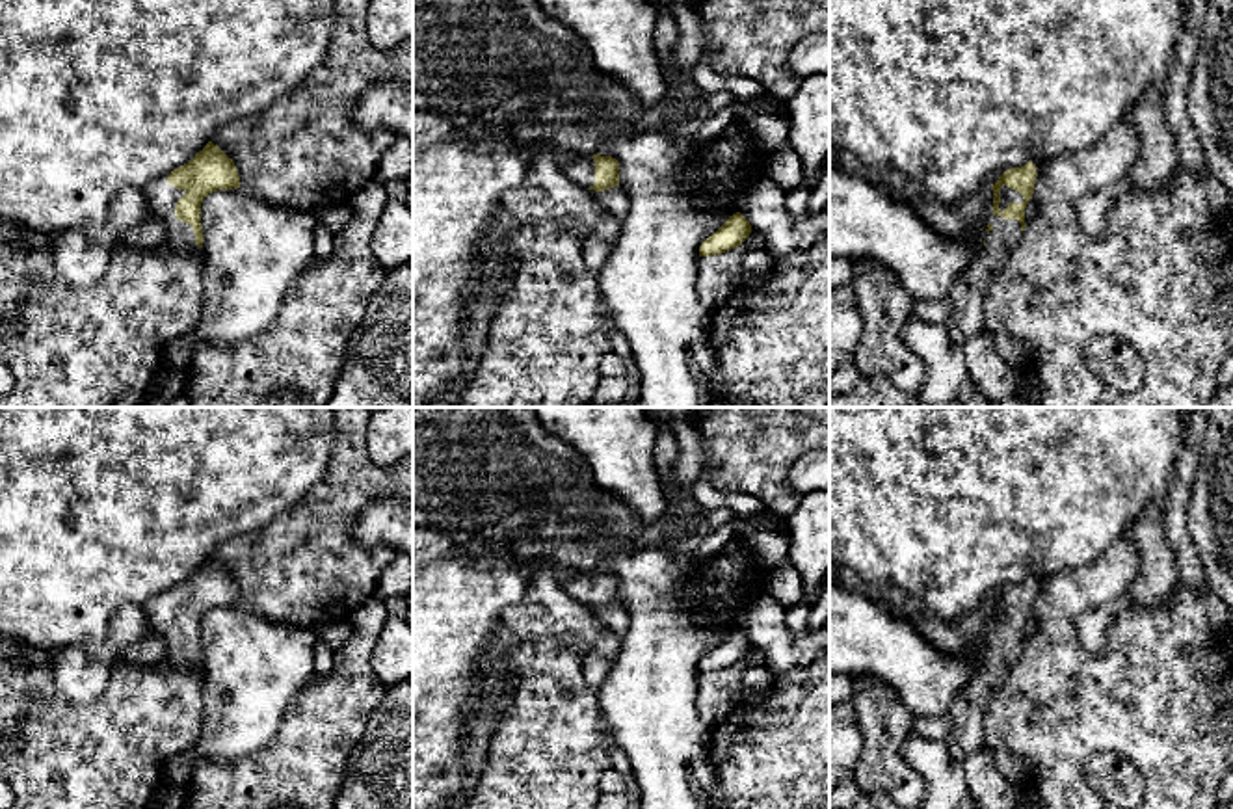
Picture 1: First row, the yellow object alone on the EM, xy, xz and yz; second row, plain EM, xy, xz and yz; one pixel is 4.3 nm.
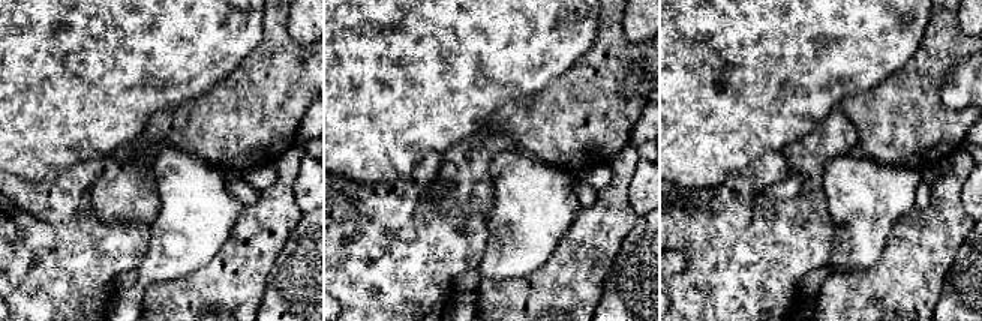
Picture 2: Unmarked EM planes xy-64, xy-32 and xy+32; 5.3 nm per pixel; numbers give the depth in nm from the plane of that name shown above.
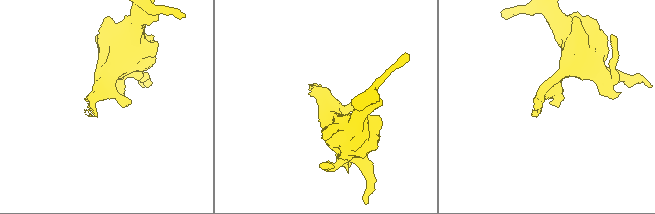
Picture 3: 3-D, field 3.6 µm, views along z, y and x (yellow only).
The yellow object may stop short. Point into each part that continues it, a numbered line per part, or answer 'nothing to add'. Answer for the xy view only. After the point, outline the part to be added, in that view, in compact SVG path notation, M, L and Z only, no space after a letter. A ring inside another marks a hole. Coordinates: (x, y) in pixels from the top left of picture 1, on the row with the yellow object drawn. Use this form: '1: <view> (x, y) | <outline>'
1: xy (162, 198) | M167 175L149 182L143 188L149 203L149 219L160 219L167 225L166 247L195 245L192 225L179 221L175 206L186 193L167 182Z

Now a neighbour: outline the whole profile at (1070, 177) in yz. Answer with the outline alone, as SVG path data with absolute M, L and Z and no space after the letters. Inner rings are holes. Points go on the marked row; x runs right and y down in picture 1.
M1121 119L1095 145L1056 156L1038 167L1032 199L1075 206L1084 195L1125 180L1140 158L1140 147L1131 119Z

